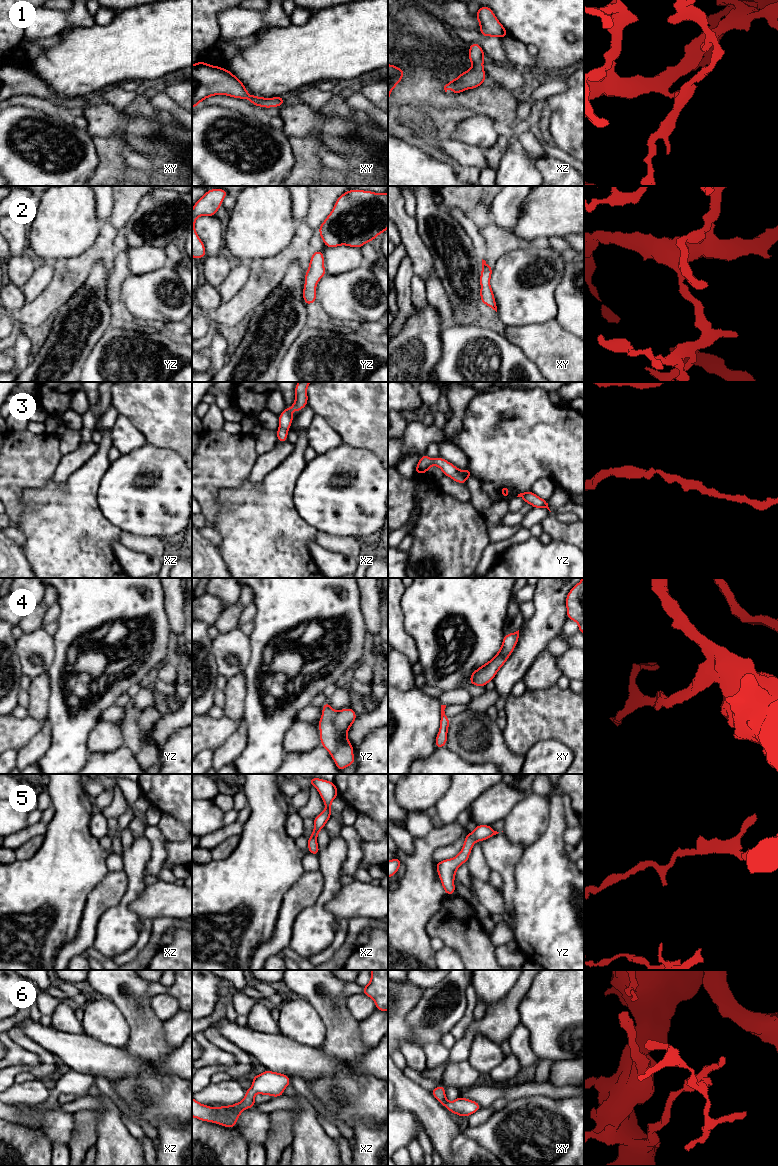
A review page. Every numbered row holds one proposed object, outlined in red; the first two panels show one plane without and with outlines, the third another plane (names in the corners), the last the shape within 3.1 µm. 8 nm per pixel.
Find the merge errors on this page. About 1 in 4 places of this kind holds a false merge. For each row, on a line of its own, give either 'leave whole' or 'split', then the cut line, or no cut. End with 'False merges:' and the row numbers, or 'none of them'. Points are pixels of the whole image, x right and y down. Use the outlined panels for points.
1: leave whole; no cut
2: leave whole; no cut
3: leave whole; no cut
4: leave whole; no cut
5: leave whole; no cut
6: leave whole; no cut
False merges: none of them

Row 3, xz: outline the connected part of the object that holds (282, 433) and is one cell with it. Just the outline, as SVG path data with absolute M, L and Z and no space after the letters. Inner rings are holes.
M298 382L295 387L295 402L290 408L285 410L279 415L279 429L277 430L277 440L279 442L287 441L287 434L290 425L293 422L292 410L298 412L307 405L307 387L311 382Z

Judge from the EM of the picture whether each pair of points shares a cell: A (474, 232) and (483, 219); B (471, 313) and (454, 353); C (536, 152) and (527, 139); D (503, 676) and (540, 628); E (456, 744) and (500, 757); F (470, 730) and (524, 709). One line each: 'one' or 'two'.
A: two
B: two
C: one
D: one
E: one
F: two

